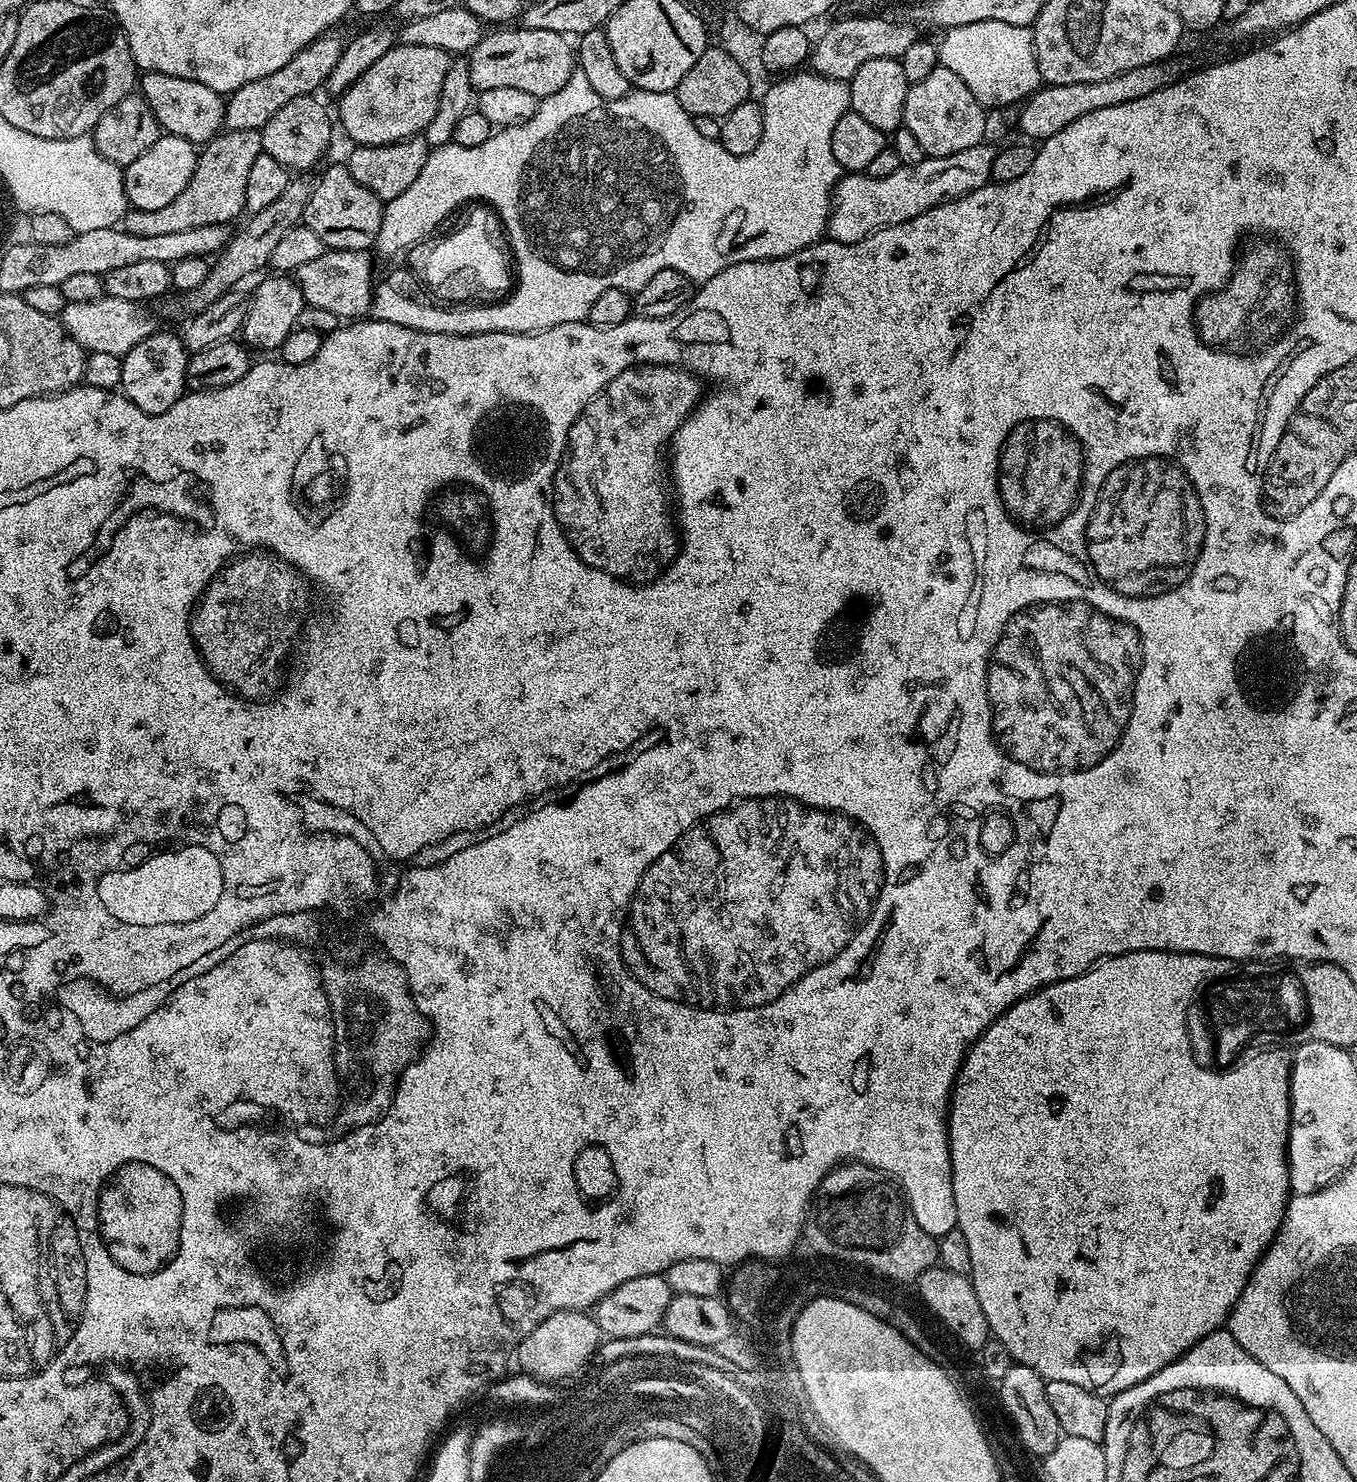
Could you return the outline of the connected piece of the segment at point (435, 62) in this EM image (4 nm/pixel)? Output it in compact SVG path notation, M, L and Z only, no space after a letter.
M397 43L396 47L386 50L386 54L382 54L382 58L378 58L378 62L374 62L374 66L370 66L370 70L366 70L366 74L362 74L362 78L358 78L348 89L344 95L339 97L340 116L338 112L338 124L344 127L344 132L353 141L353 145L359 146L382 146L383 144L393 144L399 140L409 140L412 136L418 136L423 133L426 126L430 126L430 118L434 118L434 110L438 110L438 97L442 95L442 82L446 79L446 70L450 63L449 53L442 50L434 50L434 46L410 46L409 44Z

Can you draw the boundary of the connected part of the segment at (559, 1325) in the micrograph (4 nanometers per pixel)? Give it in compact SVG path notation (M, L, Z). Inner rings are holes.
M587 1311L555 1312L550 1314L522 1341L514 1353L515 1363L520 1363L519 1371L543 1382L557 1382L562 1378L567 1379L573 1375L572 1369L579 1367L580 1357L578 1352L591 1354L602 1343L602 1333L596 1325L595 1319Z

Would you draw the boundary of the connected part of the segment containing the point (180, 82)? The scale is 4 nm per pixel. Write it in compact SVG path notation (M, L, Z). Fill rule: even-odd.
M144 72L138 80L138 92L143 96L161 129L169 136L186 138L197 146L209 144L224 128L225 97L190 78L174 78L174 74Z

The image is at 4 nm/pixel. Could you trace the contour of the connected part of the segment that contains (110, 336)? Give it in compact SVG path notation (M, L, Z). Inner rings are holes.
M105 295L98 302L65 303L58 319L66 334L70 334L70 338L74 338L85 353L114 354L123 358L127 352L134 350L134 346L138 346L138 342L157 331L155 318L144 308L147 307Z

